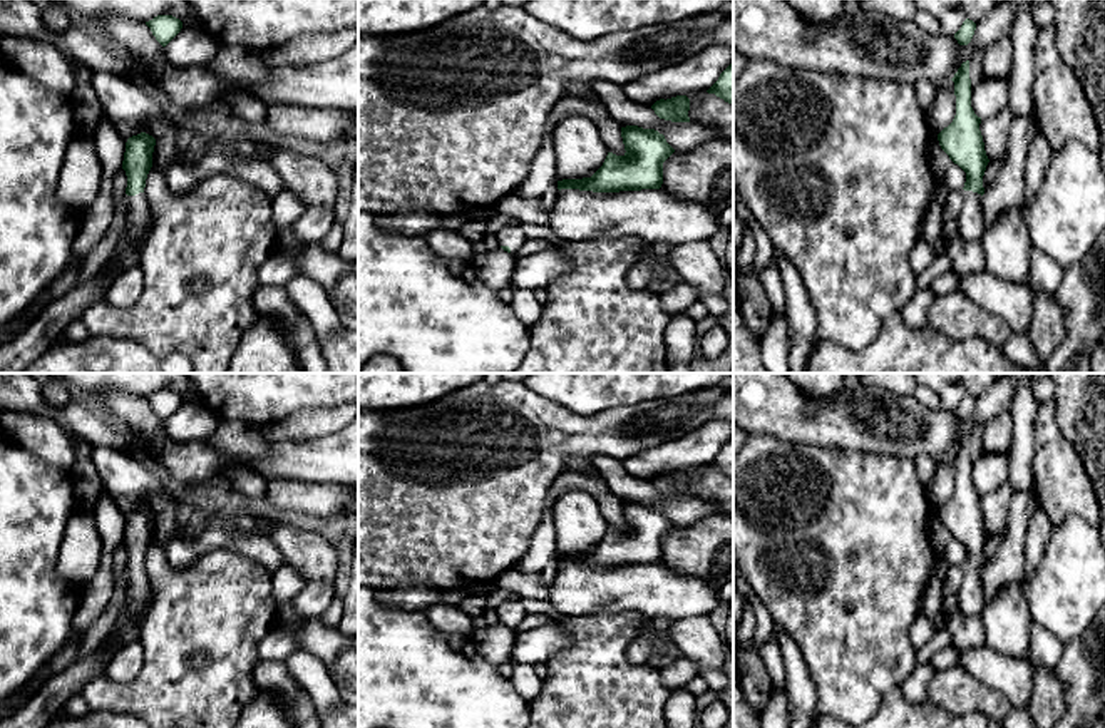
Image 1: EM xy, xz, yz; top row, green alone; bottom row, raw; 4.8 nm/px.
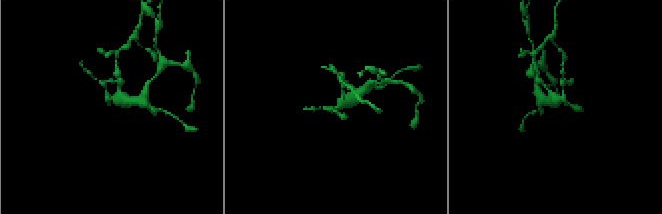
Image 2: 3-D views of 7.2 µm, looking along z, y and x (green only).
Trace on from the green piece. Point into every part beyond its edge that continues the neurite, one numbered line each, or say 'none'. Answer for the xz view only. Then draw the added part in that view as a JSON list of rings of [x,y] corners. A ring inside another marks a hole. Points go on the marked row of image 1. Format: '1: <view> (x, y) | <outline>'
1: xz (513, 238) | [[[502,229],[496,234],[501,246],[509,246],[511,254],[517,254],[521,246],[524,244],[524,236],[519,233],[519,229]]]

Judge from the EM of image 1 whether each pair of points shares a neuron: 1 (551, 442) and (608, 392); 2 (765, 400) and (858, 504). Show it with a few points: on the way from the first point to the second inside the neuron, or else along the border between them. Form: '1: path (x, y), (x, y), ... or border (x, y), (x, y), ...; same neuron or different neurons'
1: border (546, 397), (581, 415), (595, 415), (620, 407); different neurons
2: border (764, 432), (792, 442), (811, 442), (841, 451); different neurons

